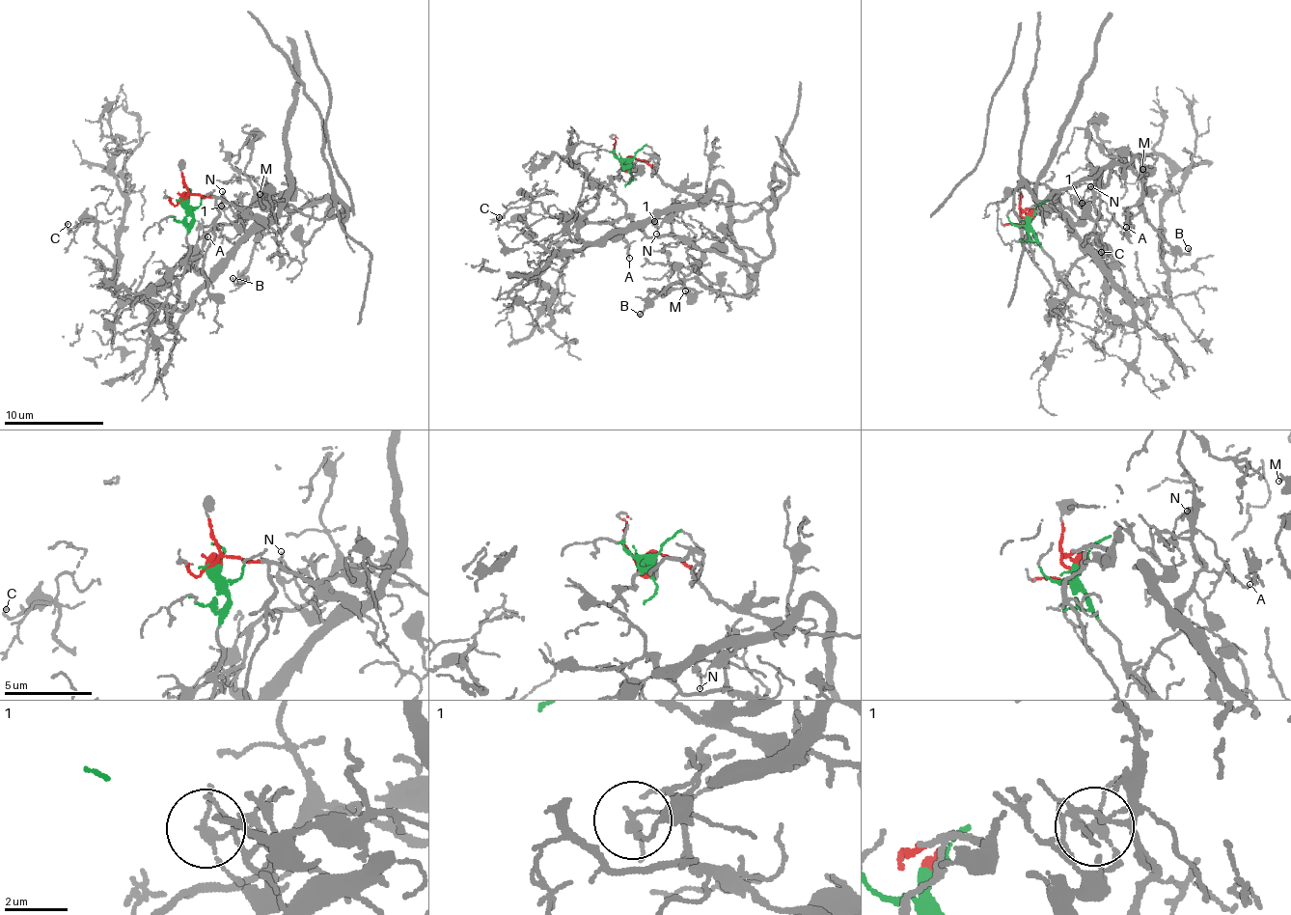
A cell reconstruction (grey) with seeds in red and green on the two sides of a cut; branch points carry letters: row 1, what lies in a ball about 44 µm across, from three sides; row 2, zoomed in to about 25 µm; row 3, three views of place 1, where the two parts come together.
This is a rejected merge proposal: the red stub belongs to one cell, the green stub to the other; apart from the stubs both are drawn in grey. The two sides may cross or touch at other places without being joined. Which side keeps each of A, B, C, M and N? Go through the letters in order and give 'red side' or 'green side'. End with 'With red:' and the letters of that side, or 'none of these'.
A: red side
B: red side
C: green side
M: red side
N: red side
With red: A, B, M, N

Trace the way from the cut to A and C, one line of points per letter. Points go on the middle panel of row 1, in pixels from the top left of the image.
A: (626, 165), (644, 160), (713, 202), (756, 203), (772, 250), (740, 263), (633, 226), (629, 259)
C: (626, 165), (583, 219), (587, 245), (551, 251), (527, 234), (536, 236), (527, 210), (502, 226), (500, 216)

